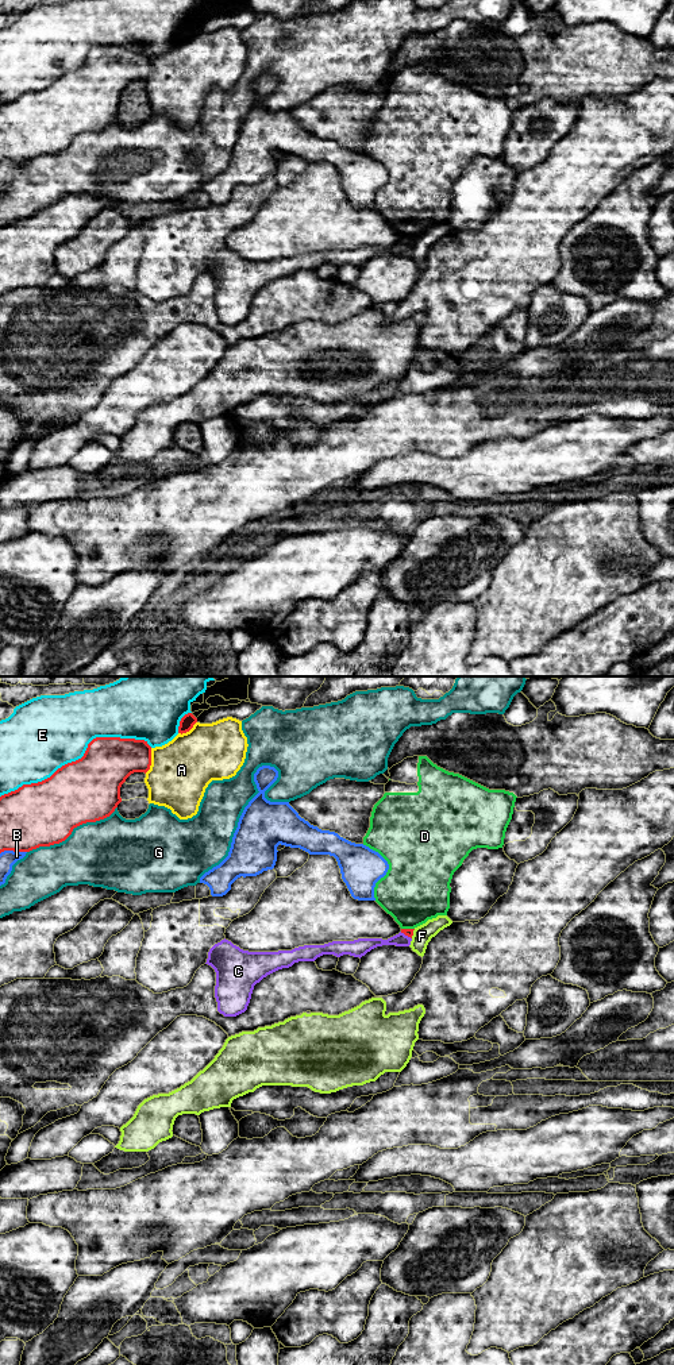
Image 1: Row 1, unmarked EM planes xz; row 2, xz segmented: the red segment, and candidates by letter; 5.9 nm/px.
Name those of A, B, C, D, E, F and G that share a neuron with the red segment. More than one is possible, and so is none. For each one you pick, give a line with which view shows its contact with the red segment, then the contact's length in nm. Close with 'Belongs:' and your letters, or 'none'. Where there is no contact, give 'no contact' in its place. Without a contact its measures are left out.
Belongs: none

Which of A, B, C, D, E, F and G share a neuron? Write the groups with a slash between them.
A / B / C D / E / F / G

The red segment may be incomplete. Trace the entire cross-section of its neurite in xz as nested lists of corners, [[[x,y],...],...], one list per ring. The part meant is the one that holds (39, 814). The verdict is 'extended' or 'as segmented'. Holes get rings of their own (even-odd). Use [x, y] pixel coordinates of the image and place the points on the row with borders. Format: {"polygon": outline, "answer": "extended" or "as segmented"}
{"polygon": [[[96,737],[84,756],[58,768],[50,778],[23,784],[0,797],[0,853],[30,852],[65,841],[74,828],[109,817],[122,802],[120,787],[134,772],[147,772],[151,747],[145,740]]], "answer": "as segmented"}

